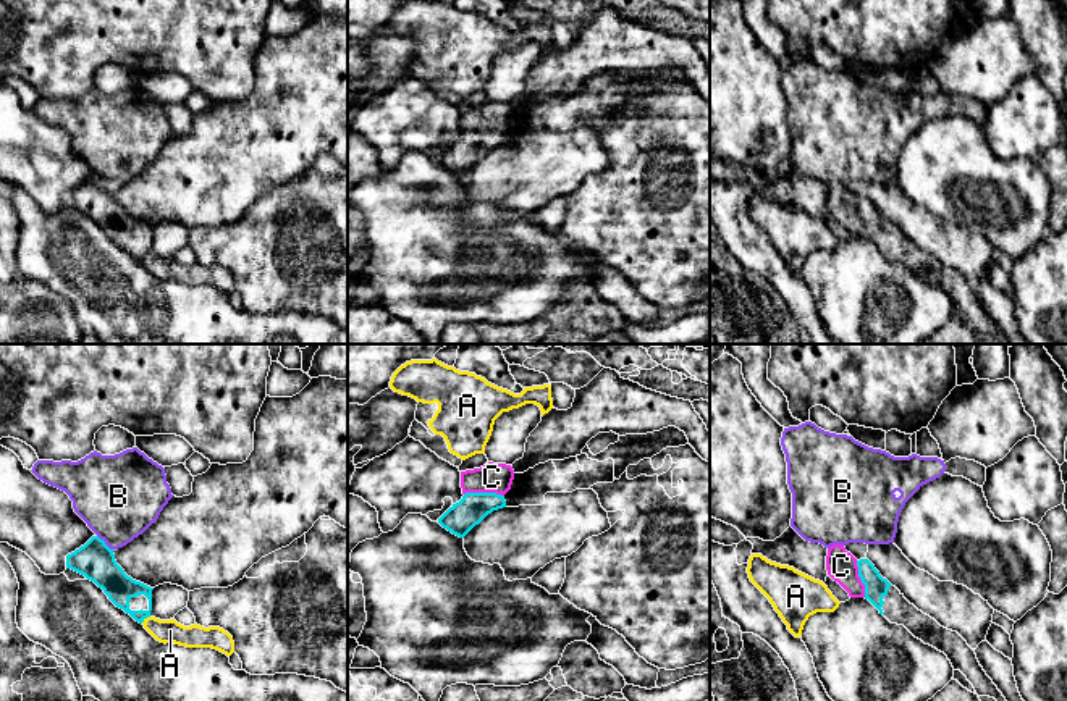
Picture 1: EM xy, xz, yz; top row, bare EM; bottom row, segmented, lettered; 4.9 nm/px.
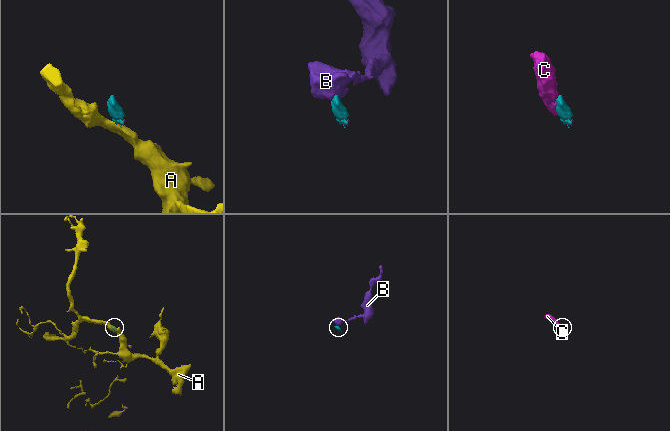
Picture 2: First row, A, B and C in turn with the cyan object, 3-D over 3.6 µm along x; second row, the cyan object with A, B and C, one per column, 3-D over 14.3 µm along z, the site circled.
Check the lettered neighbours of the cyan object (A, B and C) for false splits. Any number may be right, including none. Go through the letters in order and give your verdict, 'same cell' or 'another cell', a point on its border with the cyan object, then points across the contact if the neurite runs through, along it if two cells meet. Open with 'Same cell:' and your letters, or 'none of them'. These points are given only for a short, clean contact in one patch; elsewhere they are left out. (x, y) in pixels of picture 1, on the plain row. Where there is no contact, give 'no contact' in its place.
Same cell: C
A: another cell; meets cyan in xy at (144, 256); border along xy (149, 254), (141, 260)
B: another cell; meets cyan in xy at (104, 181); border along xy (97, 173), (112, 188)
C: same cell; meets cyan in xz at (484, 131)

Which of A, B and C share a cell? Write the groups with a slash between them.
A / B / C

